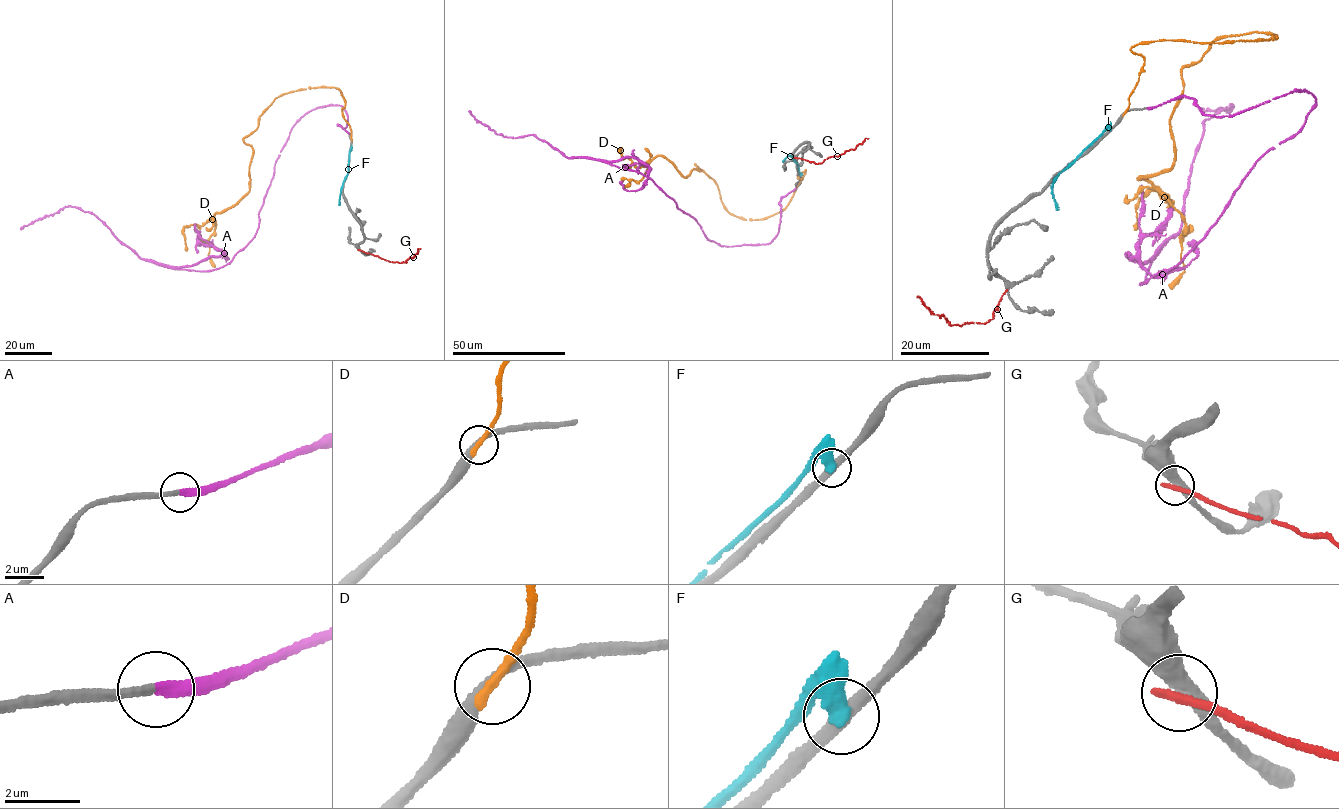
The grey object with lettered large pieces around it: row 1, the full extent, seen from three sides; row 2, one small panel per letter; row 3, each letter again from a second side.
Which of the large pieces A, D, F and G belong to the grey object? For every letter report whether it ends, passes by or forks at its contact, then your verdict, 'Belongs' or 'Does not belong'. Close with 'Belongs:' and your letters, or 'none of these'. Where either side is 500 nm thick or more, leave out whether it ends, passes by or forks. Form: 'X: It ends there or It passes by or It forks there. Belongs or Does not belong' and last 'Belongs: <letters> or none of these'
A: It ends there. Belongs
D: It ends there. Does not belong
F: It ends there. Does not belong
G: It ends there. Does not belong
Belongs: A

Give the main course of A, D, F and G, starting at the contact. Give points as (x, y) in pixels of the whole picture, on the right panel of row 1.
A: (1147, 109), (1316, 103), (1140, 284), (1180, 230), (1204, 122), (1233, 104), (1201, 107)
D: (1124, 113), (1139, 43), (1277, 36), (1220, 36), (1182, 69), (1174, 163), (1139, 179), (1185, 223), (1171, 289)
F: (1110, 129), (1108, 127), (1054, 182), (1052, 198), (1059, 209)
G: (1006, 290), (988, 322), (969, 322), (960, 326), (953, 325), (943, 315), (940, 317), (928, 309), (916, 296)

